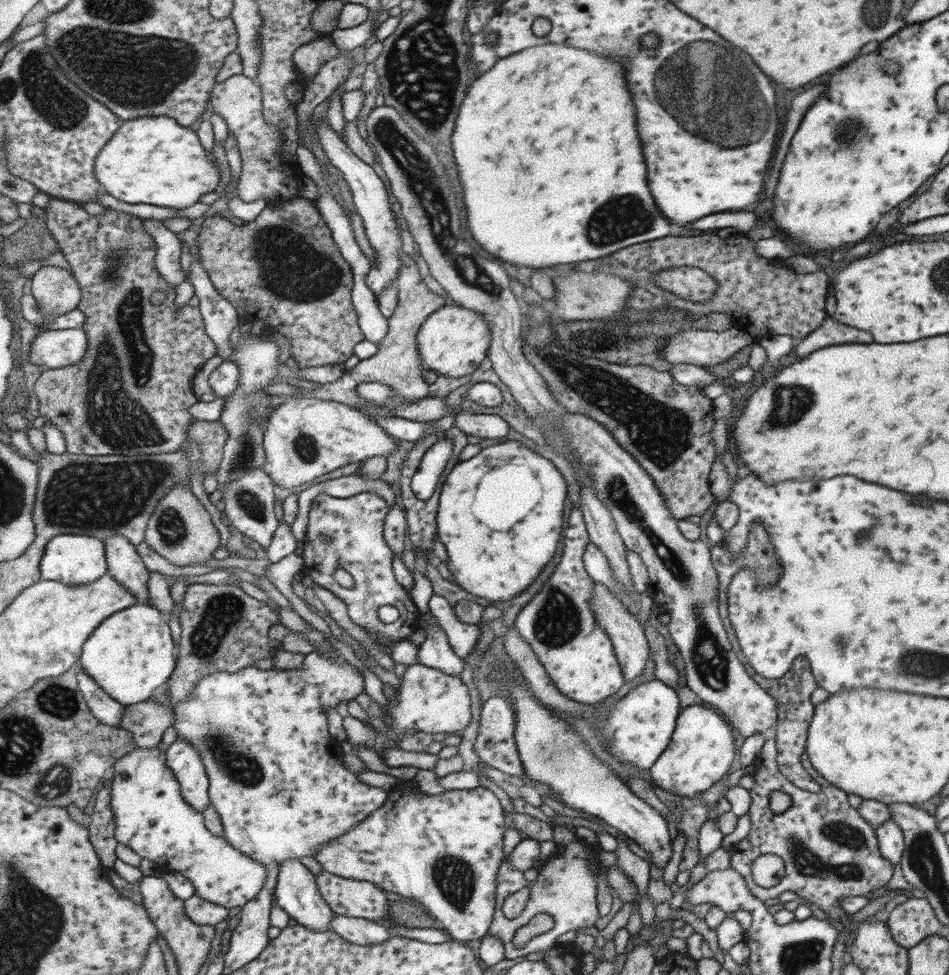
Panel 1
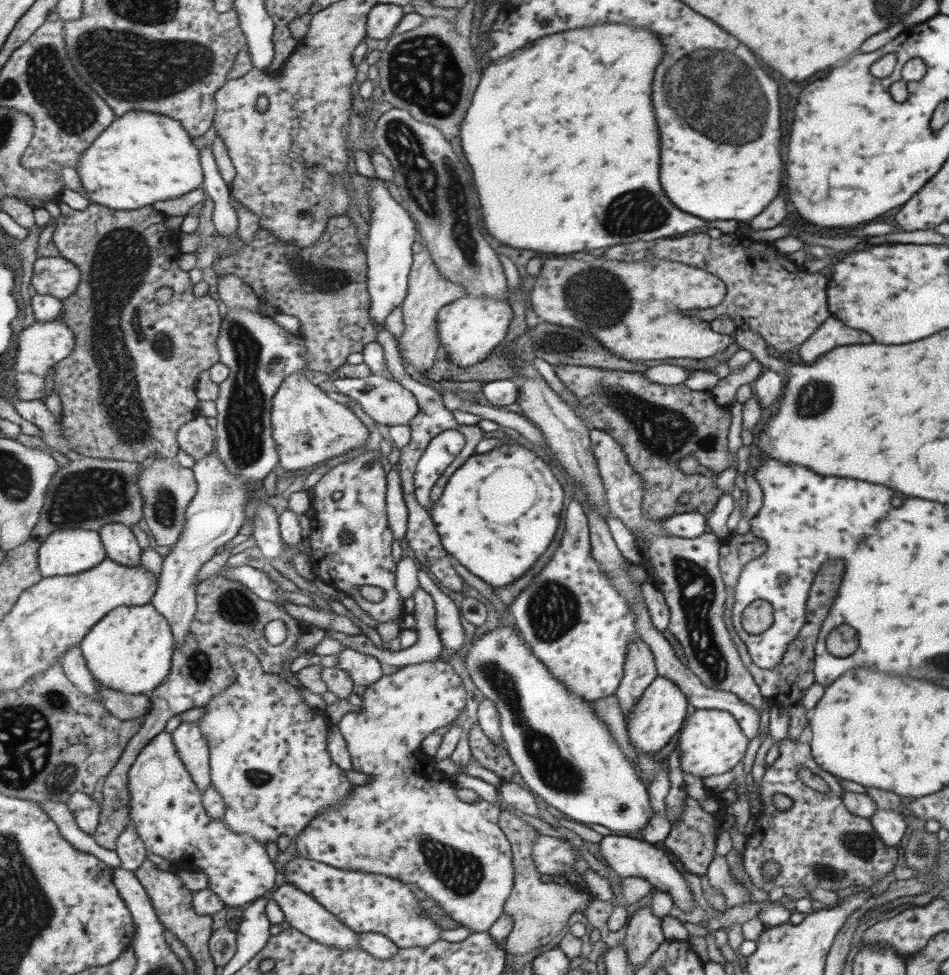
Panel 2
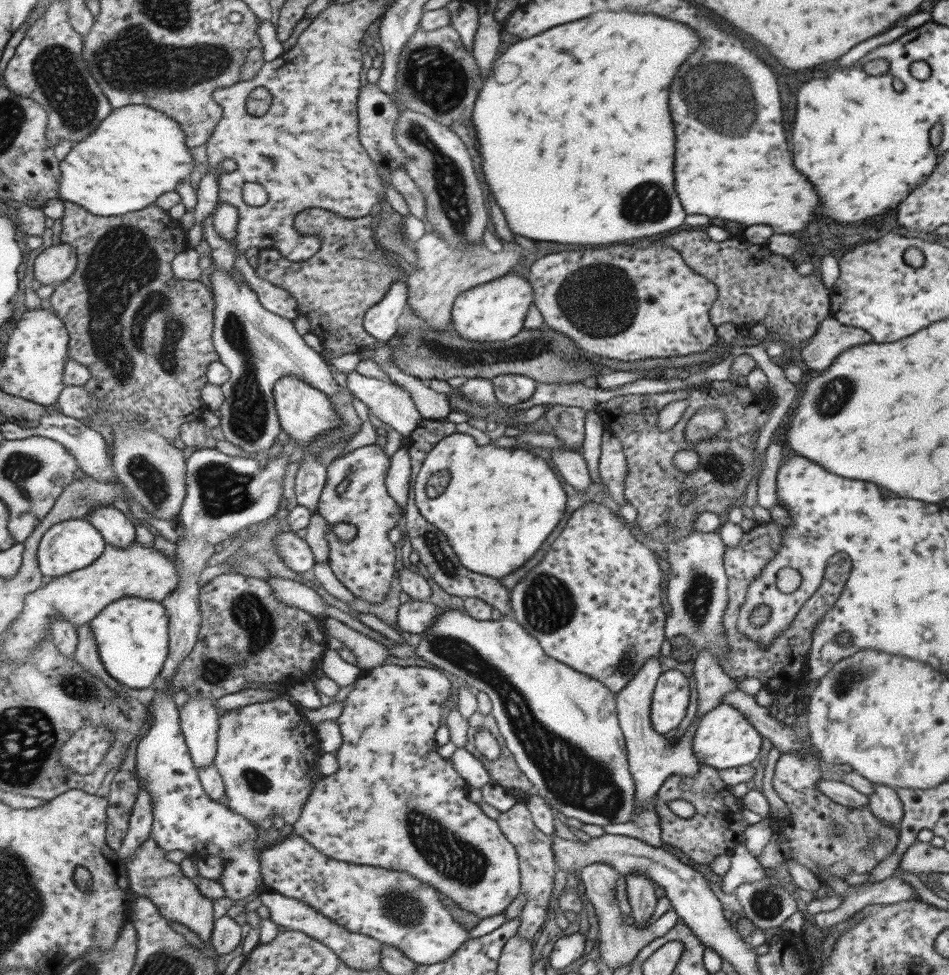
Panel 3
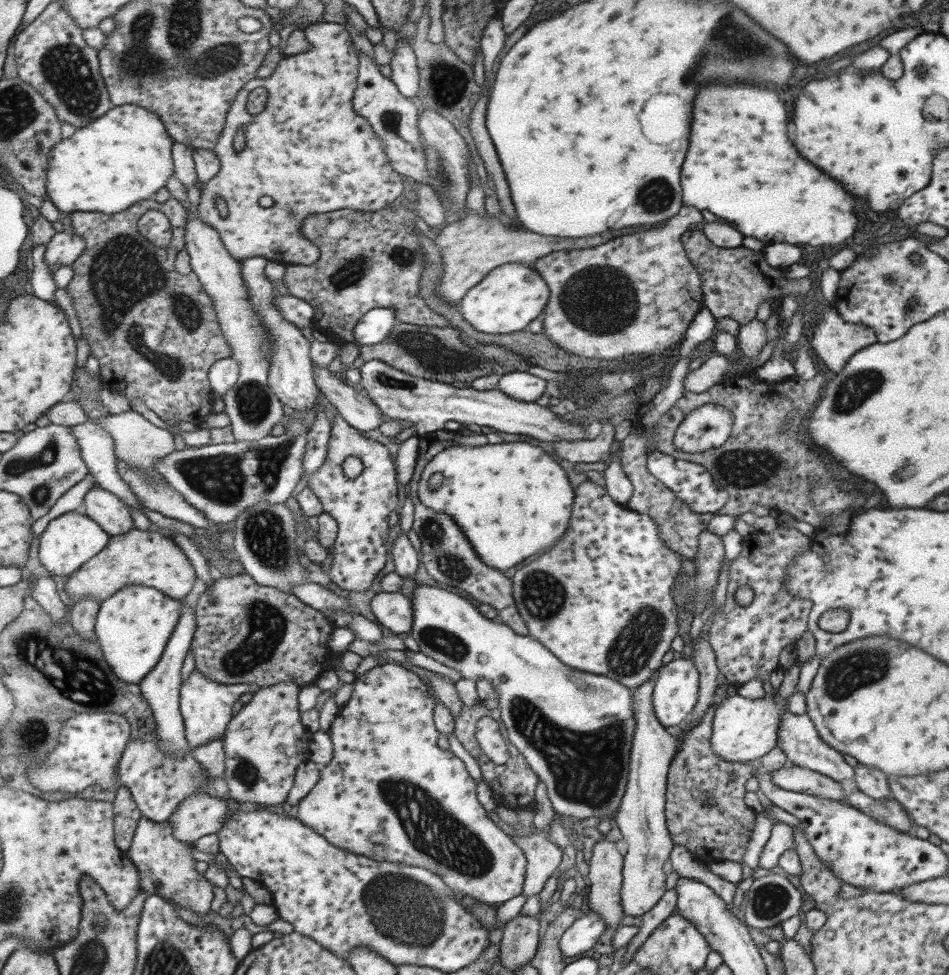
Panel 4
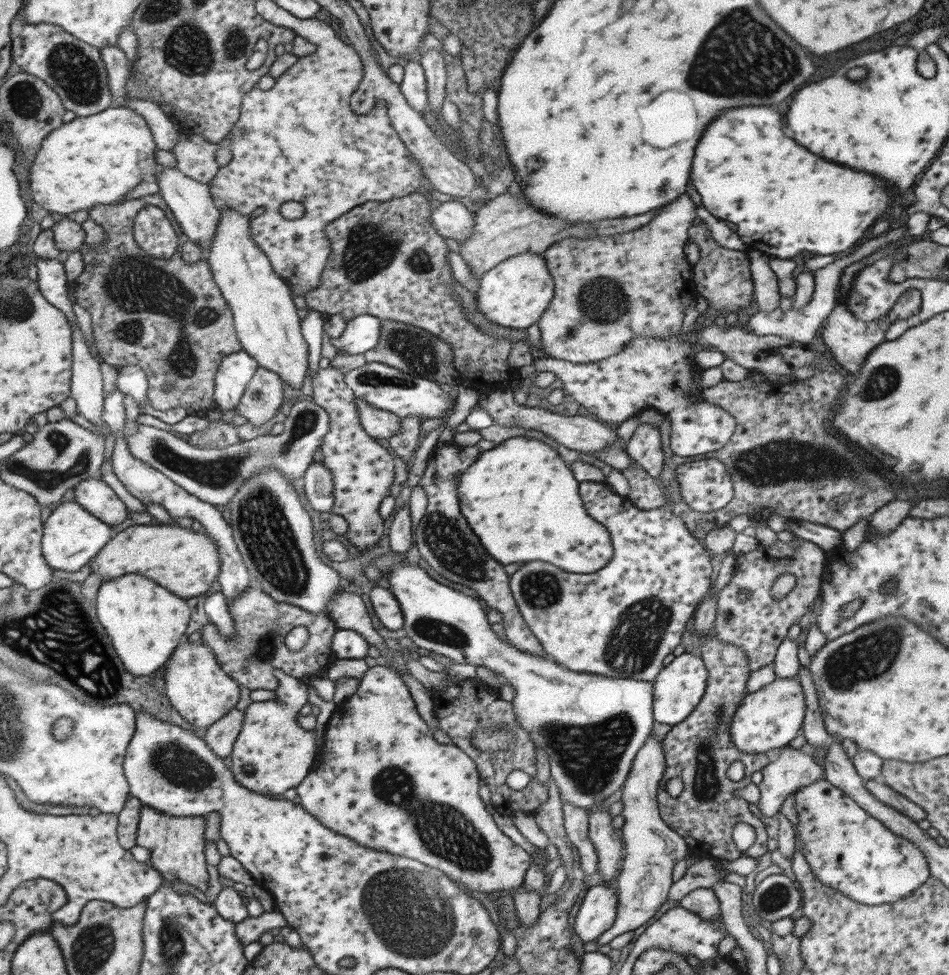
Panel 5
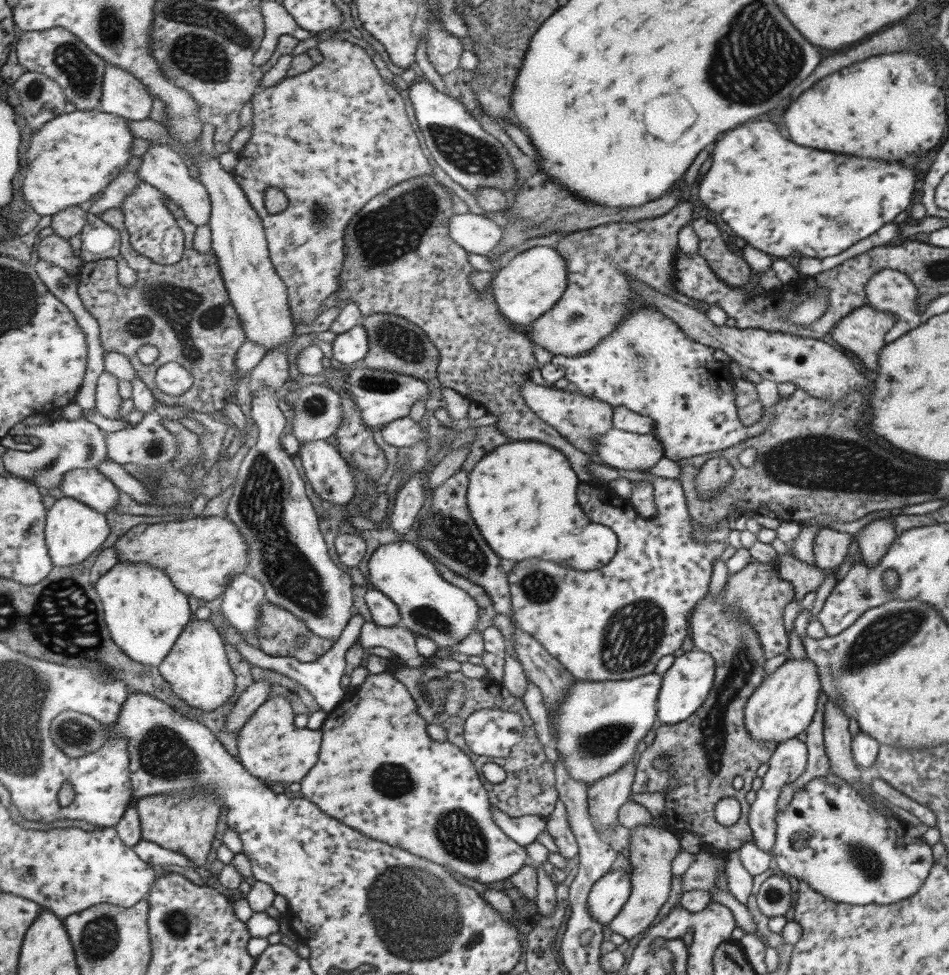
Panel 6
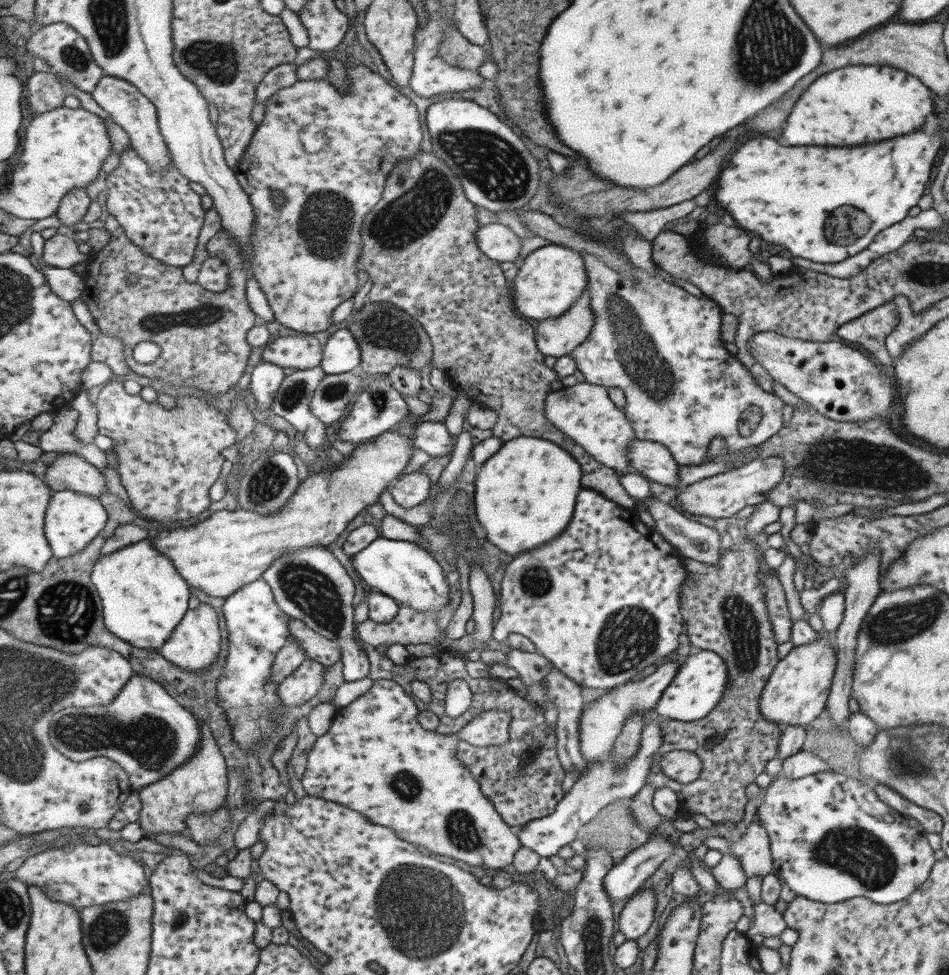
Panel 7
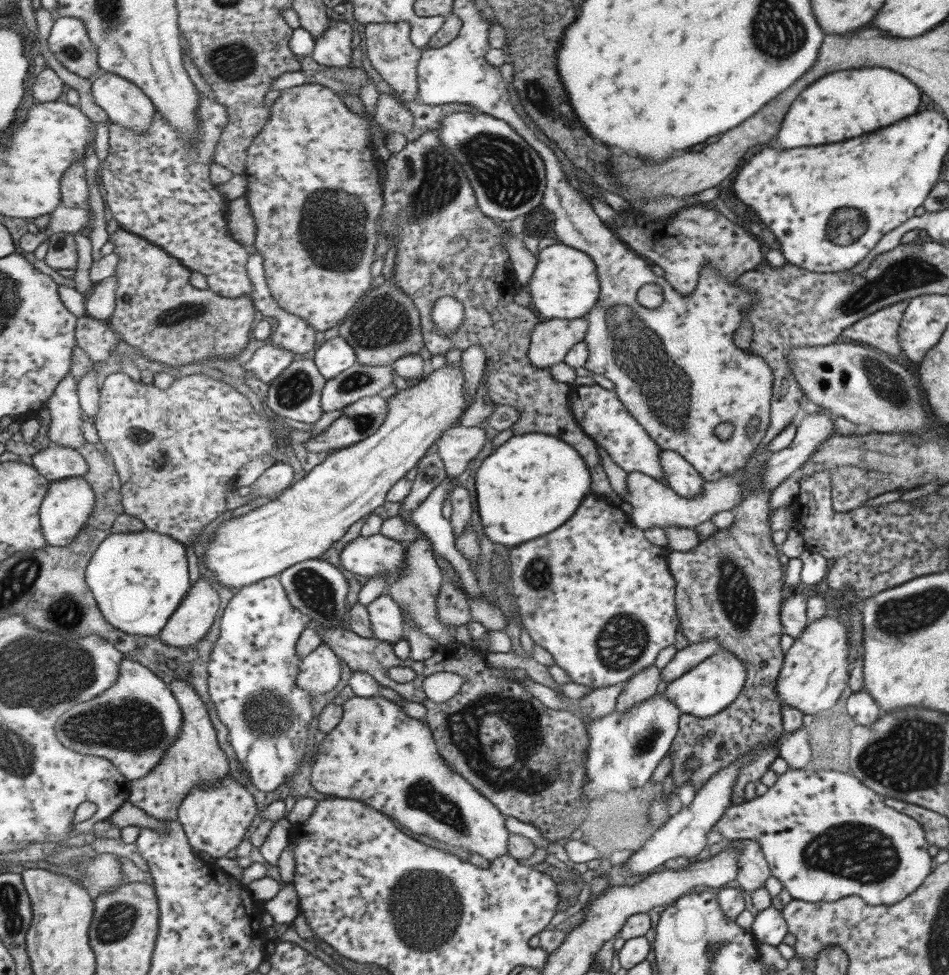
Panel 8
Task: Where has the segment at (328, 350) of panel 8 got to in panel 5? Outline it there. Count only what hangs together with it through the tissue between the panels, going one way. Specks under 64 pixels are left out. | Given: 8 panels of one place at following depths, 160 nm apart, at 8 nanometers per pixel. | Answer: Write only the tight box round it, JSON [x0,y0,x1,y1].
[329,314,382,355]

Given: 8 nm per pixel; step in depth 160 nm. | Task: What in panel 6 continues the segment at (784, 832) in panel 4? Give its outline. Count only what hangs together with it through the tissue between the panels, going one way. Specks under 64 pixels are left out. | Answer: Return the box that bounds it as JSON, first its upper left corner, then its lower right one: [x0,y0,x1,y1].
[680,853,726,890]

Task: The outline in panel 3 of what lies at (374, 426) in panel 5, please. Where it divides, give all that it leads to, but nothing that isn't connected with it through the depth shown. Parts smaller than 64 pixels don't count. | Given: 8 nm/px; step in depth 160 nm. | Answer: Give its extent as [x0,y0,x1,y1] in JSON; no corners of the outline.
[200,257,339,453]

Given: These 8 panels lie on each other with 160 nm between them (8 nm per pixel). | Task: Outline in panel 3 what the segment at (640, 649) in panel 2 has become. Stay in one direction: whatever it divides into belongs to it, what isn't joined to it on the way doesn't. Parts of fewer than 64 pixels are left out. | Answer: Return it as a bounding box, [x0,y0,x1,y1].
[615,658,699,822]

